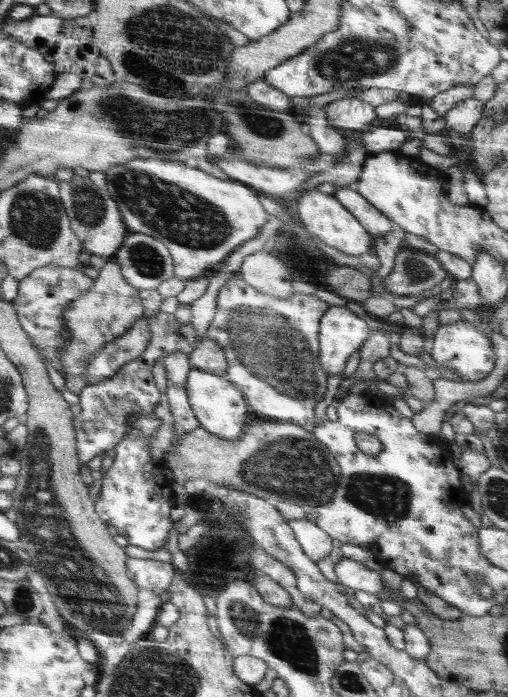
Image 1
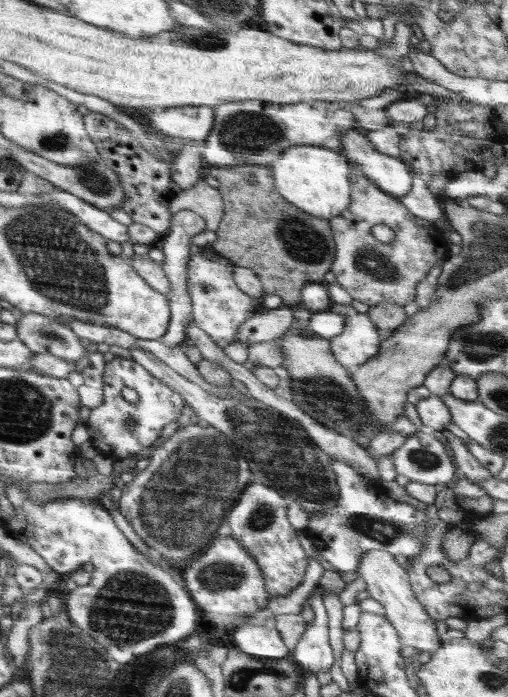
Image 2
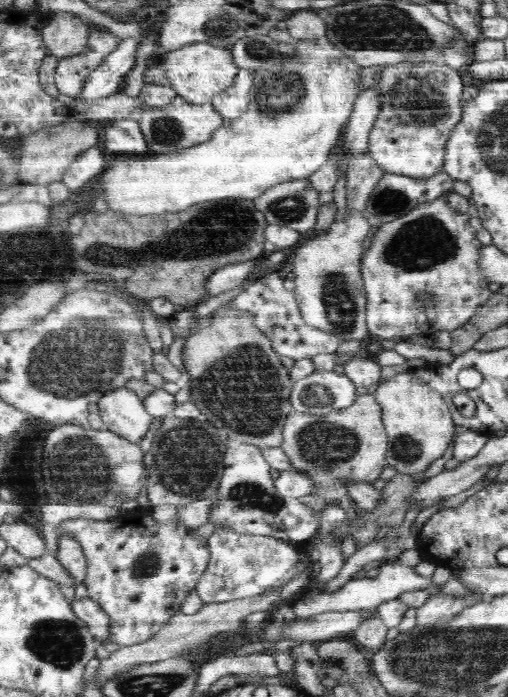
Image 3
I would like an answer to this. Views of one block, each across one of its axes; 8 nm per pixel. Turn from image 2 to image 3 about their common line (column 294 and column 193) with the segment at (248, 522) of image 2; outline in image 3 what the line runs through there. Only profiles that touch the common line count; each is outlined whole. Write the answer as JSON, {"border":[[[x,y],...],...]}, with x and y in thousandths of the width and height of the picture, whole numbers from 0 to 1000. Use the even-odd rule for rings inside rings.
{"border":[[[268,729],[260,735],[234,733],[232,740],[220,743],[220,746],[173,746],[171,743],[150,743],[120,749],[110,756],[116,769],[136,766],[140,772],[148,775],[159,783],[161,792],[169,799],[173,815],[169,818],[169,829],[165,832],[171,844],[171,855],[179,858],[191,867],[197,867],[197,872],[205,875],[213,885],[217,885],[217,914],[205,924],[224,923],[238,928],[262,927],[270,923],[289,921],[295,915],[301,915],[309,907],[348,881],[356,879],[362,859],[370,855],[370,851],[384,844],[394,825],[406,818],[411,808],[413,791],[407,782],[407,773],[396,773],[386,765],[386,759],[372,759],[364,753],[358,753],[350,747],[350,743],[335,752],[319,752],[317,749],[303,747],[299,739],[295,739],[295,730]]]}

